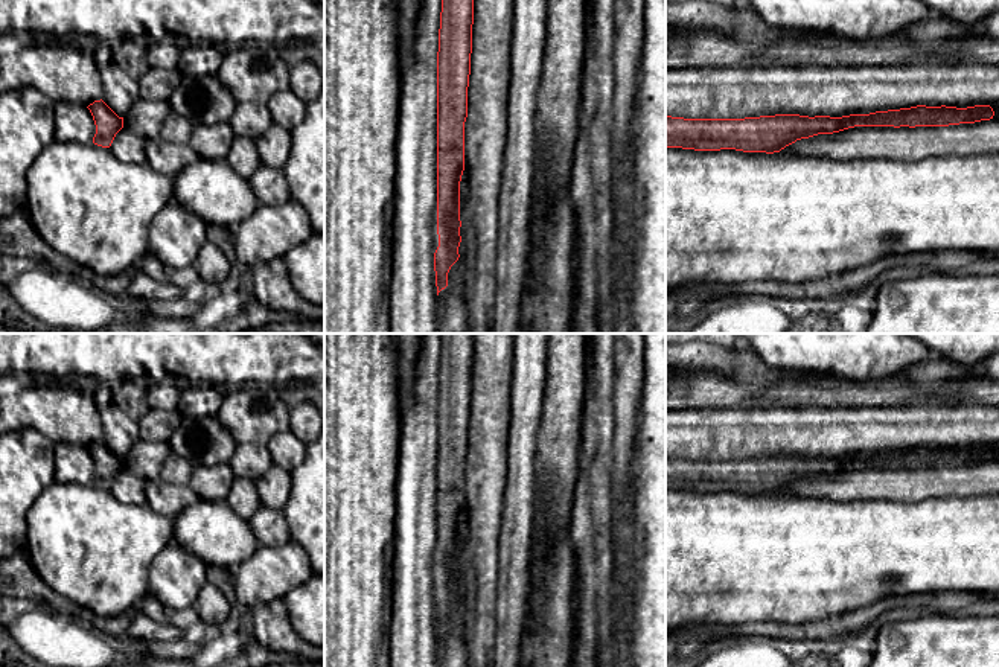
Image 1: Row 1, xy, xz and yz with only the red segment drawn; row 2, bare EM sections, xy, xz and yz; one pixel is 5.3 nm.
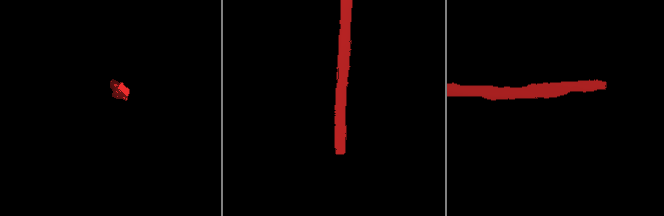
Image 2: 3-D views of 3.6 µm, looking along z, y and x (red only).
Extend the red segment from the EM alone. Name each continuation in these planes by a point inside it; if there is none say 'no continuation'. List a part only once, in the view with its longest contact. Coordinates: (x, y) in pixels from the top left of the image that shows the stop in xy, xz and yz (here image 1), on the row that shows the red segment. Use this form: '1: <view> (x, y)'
no continuation

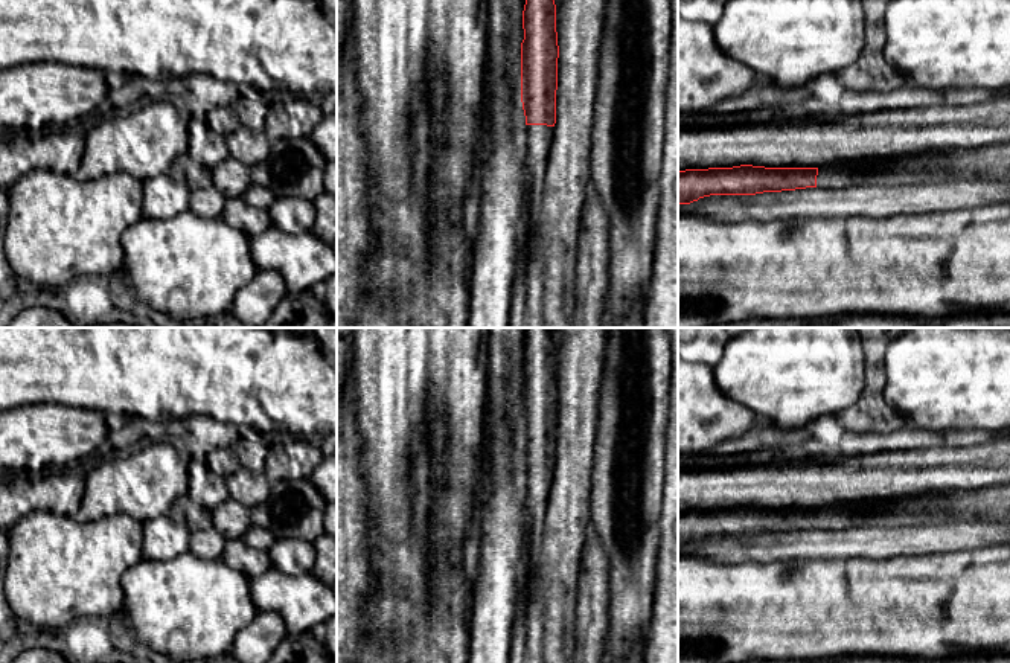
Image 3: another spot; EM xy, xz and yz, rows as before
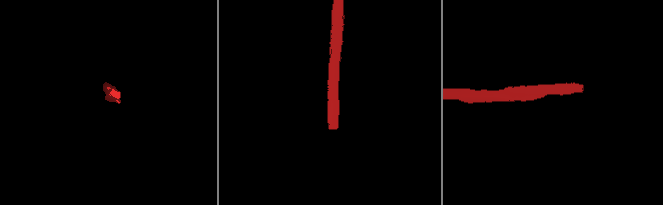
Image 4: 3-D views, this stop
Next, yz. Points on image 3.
1: yz (835, 176)

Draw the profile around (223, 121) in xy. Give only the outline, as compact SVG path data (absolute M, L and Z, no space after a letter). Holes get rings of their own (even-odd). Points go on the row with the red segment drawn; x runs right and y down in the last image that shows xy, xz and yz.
M210 107L203 110L201 116L210 130L224 137L230 136L236 128L241 127L233 107Z

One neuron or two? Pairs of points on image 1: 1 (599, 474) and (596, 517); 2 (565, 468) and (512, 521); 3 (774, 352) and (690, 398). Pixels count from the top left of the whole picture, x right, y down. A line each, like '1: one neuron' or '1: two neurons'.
1: one neuron
2: two neurons
3: two neurons

